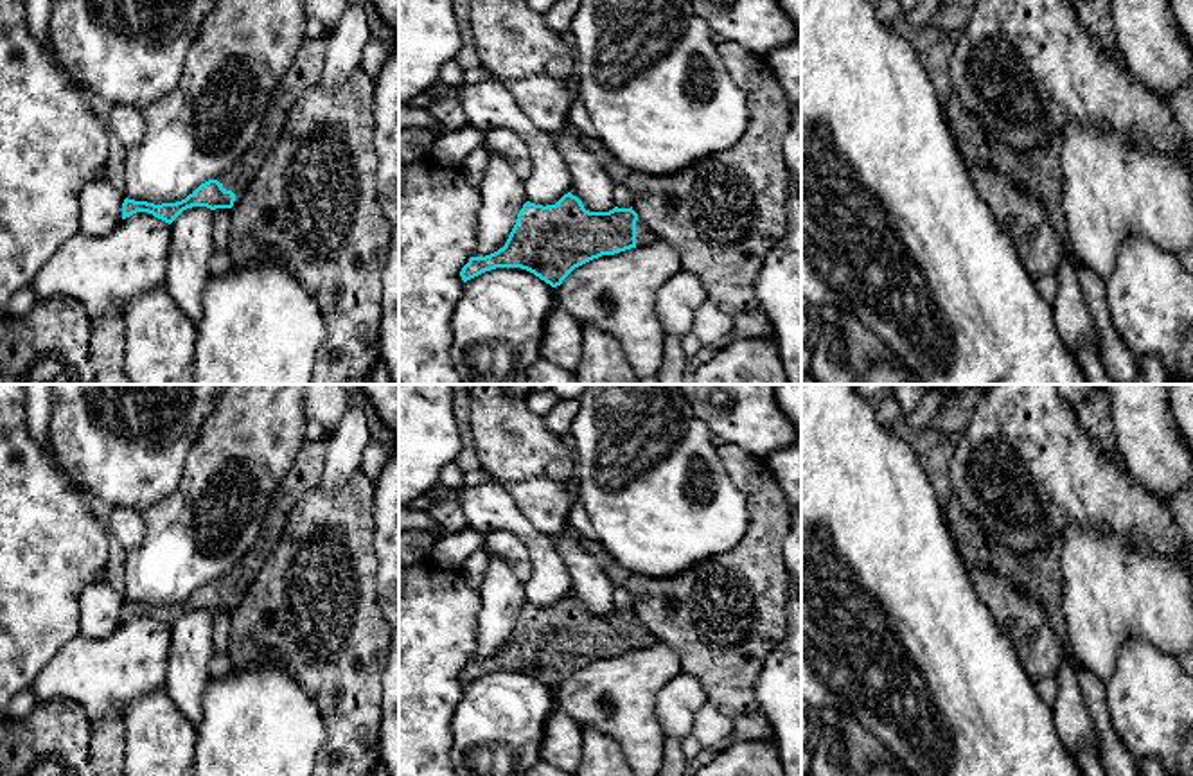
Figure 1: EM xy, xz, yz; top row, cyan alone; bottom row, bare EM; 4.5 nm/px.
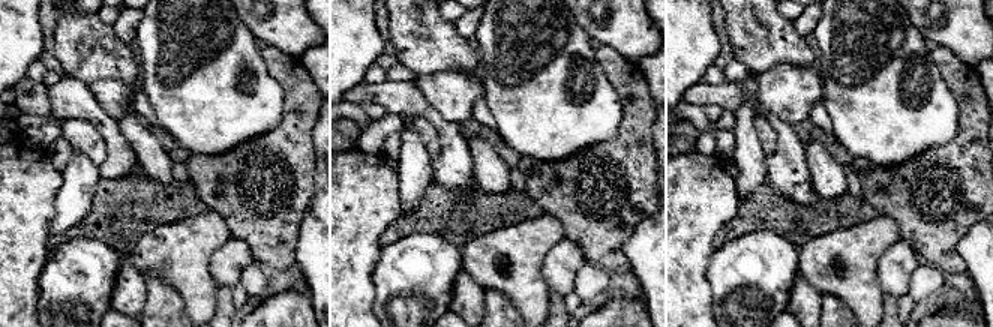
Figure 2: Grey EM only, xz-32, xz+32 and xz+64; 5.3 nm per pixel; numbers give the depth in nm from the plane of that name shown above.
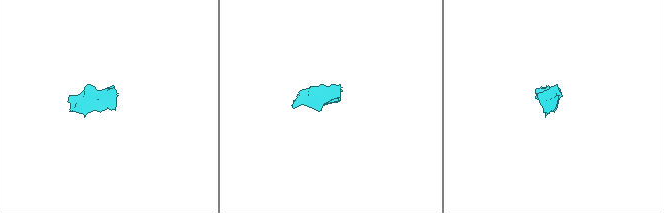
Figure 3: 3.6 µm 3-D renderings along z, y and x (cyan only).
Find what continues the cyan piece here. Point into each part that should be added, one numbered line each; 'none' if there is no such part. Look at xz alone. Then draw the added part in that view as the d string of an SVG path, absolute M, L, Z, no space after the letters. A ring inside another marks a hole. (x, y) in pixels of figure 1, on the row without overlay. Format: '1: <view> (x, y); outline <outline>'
1: xz (644, 638); outline M638 622L636 623L636 648L645 648L656 643L656 638Z

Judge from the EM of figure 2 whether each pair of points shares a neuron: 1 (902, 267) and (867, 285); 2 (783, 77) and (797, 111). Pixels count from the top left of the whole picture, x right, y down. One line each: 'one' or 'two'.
1: two
2: one

